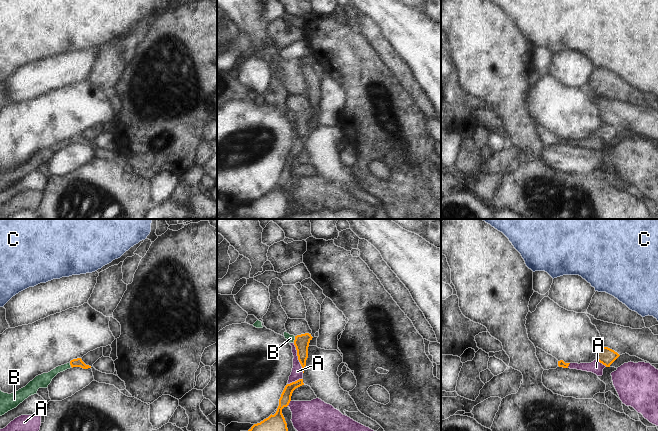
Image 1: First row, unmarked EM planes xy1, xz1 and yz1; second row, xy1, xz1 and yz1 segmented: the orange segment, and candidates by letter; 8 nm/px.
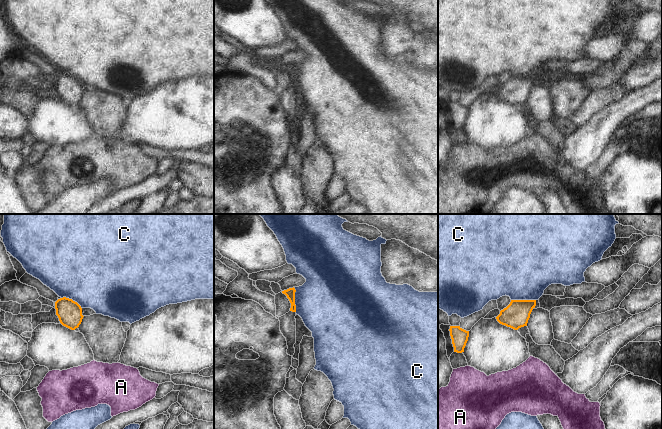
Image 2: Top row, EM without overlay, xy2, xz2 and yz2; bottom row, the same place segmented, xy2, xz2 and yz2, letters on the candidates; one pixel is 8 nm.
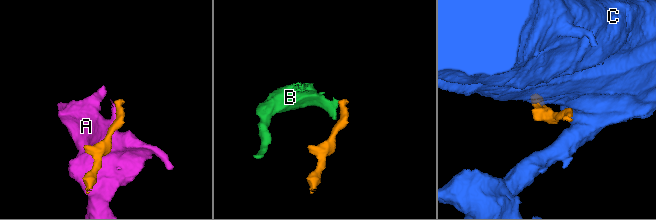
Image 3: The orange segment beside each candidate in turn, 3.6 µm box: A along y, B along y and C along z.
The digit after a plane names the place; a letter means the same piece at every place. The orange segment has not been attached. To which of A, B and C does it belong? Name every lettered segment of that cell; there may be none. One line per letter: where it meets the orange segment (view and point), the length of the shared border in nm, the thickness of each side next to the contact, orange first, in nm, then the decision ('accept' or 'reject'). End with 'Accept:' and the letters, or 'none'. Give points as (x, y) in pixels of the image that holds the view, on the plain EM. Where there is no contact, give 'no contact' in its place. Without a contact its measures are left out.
A: contact xz1 (298, 134); length 260 nm; calibres 120 and 100 nm; reject
B: contact xz1 (295, 115); length 60 nm; calibres 120 and 60 nm; reject
C: contact xz2 (294, 75); length 200 nm; calibres 80 and 460 nm; reject
Accept: none

